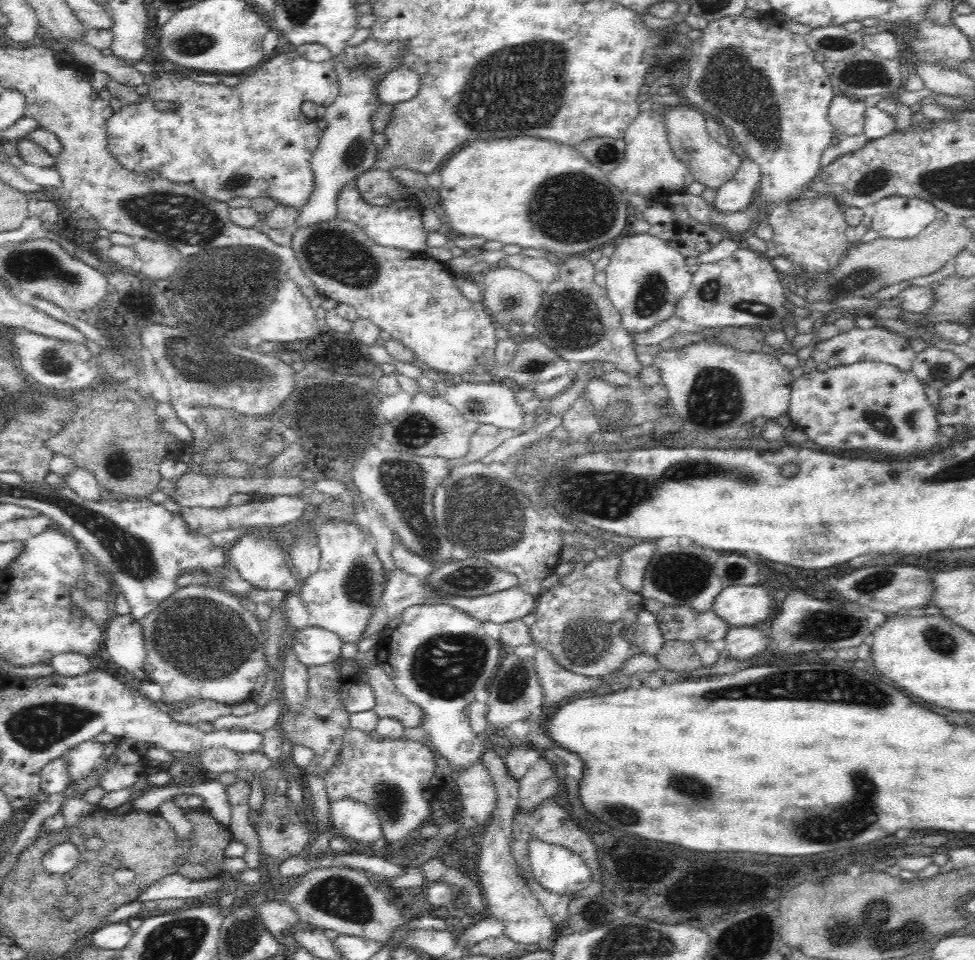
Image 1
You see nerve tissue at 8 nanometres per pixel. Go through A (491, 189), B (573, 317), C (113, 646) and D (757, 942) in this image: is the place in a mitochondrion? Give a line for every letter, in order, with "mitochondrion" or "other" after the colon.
A: other
B: mitochondrion
C: other
D: other

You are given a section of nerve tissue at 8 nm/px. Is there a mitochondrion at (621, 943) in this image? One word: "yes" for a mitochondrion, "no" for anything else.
yes

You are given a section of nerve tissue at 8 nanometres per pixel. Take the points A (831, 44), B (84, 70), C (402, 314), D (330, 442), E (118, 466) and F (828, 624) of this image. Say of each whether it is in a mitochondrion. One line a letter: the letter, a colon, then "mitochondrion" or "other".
A: mitochondrion
B: other
C: other
D: mitochondrion
E: mitochondrion
F: mitochondrion

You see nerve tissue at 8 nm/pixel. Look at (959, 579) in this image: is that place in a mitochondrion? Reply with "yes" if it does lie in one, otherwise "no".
no

